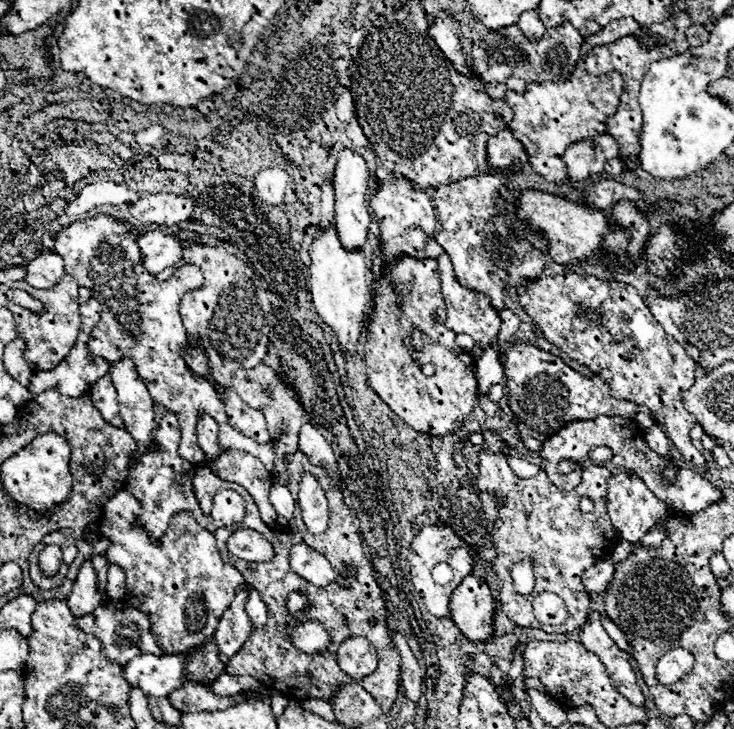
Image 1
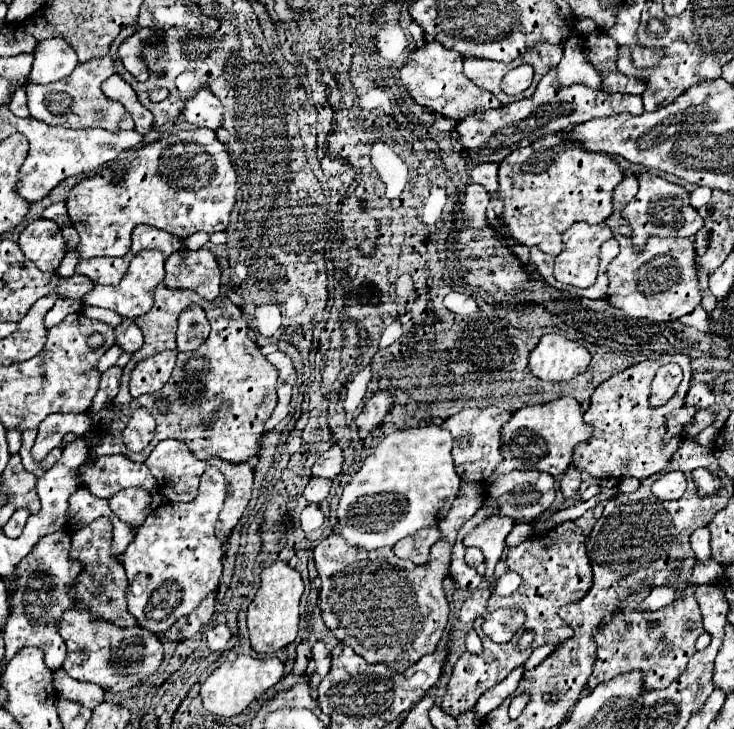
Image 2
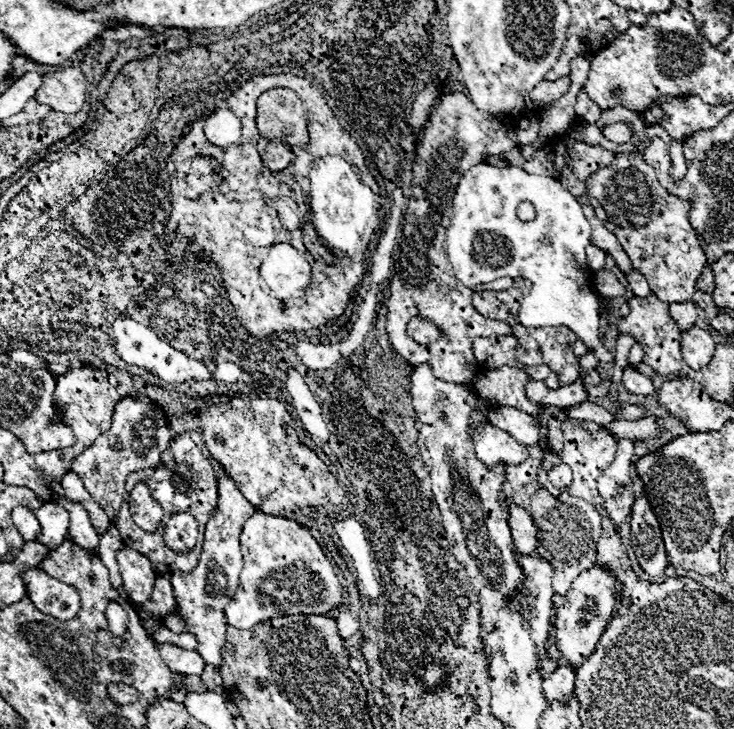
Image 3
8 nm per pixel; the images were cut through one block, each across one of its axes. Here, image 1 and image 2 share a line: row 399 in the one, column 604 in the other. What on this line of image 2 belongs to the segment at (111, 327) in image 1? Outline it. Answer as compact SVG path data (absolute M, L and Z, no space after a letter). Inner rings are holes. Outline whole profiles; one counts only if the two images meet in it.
M570 132L548 134L546 138L538 138L532 146L514 150L504 162L500 162L498 170L498 192L504 198L504 214L502 222L508 226L510 236L514 236L520 244L538 246L546 254L558 256L562 252L560 234L568 230L574 222L586 220L588 224L600 224L612 214L612 190L622 180L622 166L604 152L588 152L580 142L570 138Z

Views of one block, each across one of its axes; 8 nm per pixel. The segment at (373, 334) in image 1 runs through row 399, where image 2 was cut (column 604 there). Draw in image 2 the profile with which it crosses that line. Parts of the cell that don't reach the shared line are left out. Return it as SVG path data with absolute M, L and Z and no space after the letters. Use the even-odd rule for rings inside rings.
M664 354L658 358L650 358L650 360L638 362L630 368L610 376L606 382L596 386L592 392L592 402L584 414L584 422L588 422L594 428L594 434L588 442L576 446L572 464L580 472L586 472L588 476L598 478L598 480L602 480L602 478L644 480L644 478L660 472L660 468L666 468L672 462L672 456L678 450L680 442L684 442L684 434L664 440L666 414L684 406L684 398L686 398L690 380L692 380L692 366L690 366L690 358L684 354ZM668 362L676 362L682 366L684 380L670 402L666 402L660 408L652 408L650 406L652 378L654 378L656 370Z

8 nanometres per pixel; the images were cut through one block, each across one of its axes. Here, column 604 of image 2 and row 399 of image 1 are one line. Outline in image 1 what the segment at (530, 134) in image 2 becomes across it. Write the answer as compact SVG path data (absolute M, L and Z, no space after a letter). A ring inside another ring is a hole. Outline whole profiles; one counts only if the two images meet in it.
M104 376L98 382L94 382L94 386L90 386L90 394L92 394L92 402L100 410L102 418L112 426L122 428L124 424L122 424L122 418L120 418L116 390L110 382L110 376Z

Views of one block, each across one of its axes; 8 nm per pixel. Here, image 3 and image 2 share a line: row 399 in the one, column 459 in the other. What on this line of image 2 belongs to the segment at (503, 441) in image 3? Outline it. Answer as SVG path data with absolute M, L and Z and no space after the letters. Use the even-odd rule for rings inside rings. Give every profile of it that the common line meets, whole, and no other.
M428 424L388 434L364 460L362 468L352 476L352 480L344 486L336 510L342 538L350 546L374 550L382 546L394 546L398 540L416 534L424 526L434 526L442 518L446 518L460 484L460 476L454 470L450 450L452 450L452 436L442 426Z

